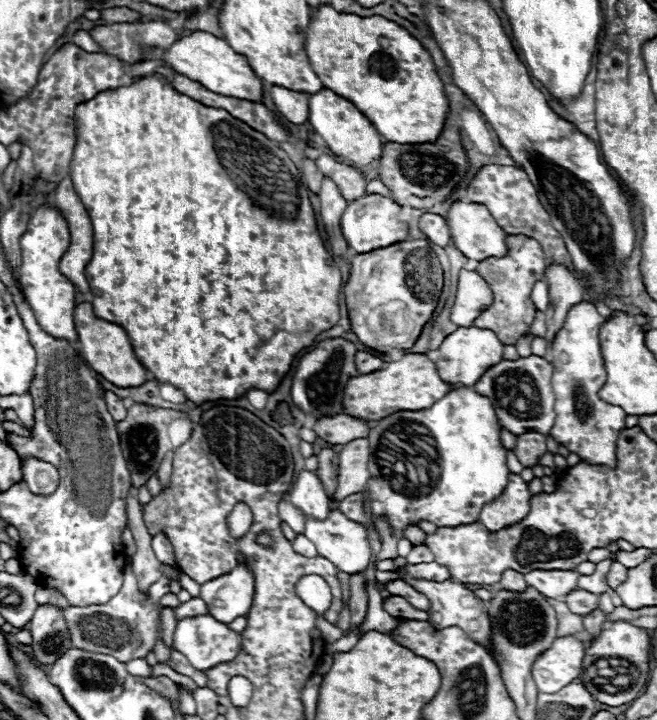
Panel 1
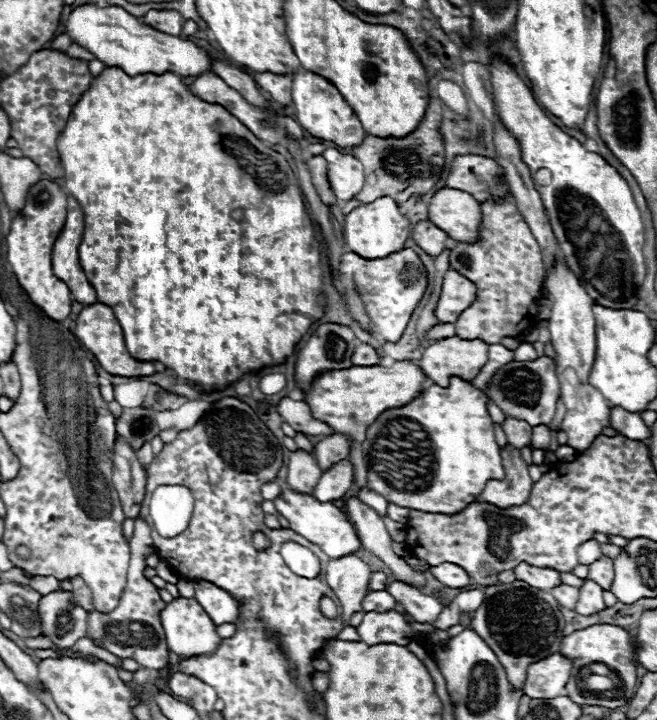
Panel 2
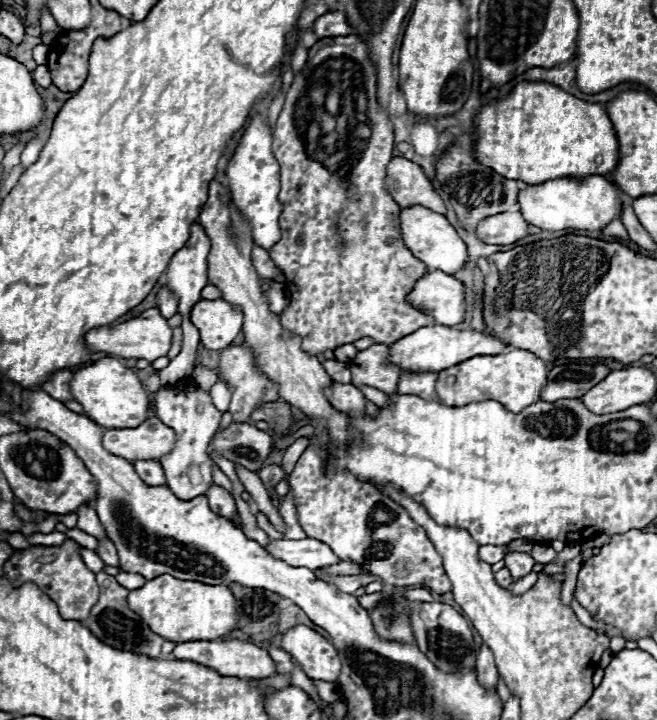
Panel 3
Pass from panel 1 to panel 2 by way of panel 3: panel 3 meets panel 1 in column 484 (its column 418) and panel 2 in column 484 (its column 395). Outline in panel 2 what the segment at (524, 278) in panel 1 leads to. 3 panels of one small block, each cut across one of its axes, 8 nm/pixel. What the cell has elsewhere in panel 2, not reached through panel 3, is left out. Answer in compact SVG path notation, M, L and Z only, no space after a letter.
M510 192L504 198L498 200L490 198L482 202L480 210L482 210L482 224L478 240L474 244L456 242L448 258L452 270L460 272L462 276L466 276L476 284L476 300L460 314L454 326L456 326L456 336L460 336L462 340L484 340L486 344L498 344L506 336L516 338L520 332L534 328L534 324L538 322L538 302L542 296L542 282L544 282L544 260L540 246L532 236L526 220L518 212L516 200Z

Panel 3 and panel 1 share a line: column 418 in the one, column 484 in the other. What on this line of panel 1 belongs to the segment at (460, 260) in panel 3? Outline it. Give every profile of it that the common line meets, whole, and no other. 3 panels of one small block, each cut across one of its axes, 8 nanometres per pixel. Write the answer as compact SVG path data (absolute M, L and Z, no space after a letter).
M454 202L446 222L456 248L466 258L482 262L490 256L502 258L508 254L504 230L482 204Z

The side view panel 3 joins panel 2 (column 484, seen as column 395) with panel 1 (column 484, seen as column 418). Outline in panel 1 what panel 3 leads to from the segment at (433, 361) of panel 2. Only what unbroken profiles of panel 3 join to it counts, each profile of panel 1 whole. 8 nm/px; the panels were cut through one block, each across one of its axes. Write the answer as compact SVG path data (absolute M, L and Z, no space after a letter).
M458 328L456 332L452 332L450 336L444 338L442 346L440 346L440 360L436 362L440 378L448 380L450 384L464 384L464 386L472 386L474 382L478 382L478 378L494 364L498 364L502 360L502 352L504 352L504 344L498 340L498 336L486 328Z

